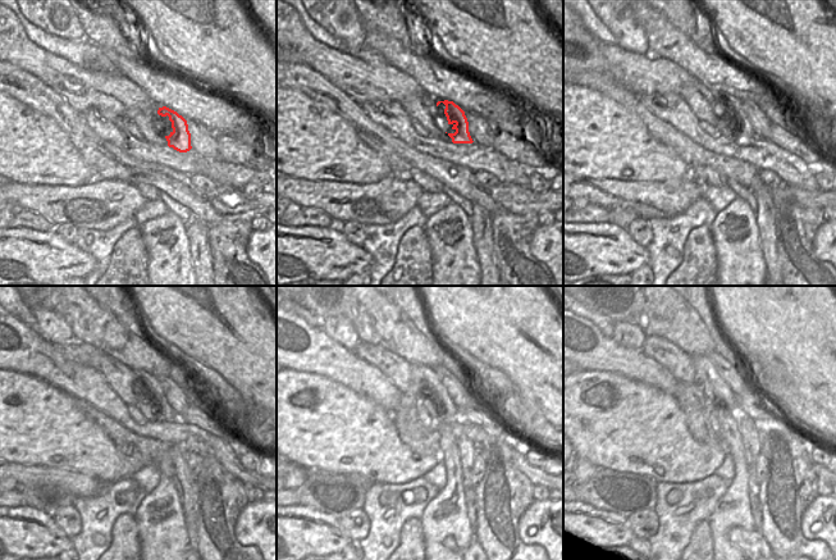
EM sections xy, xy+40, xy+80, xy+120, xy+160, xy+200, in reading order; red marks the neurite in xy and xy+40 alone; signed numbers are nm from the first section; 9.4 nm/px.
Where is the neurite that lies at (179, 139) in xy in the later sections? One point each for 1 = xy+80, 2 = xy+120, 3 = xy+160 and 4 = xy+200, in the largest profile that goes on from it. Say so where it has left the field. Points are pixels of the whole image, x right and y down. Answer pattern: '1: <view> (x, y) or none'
1: xy+80 (732, 104)
2: xy+120 (165, 413)
3: xy+160 (425, 383)
4: xy+200 (716, 390)

